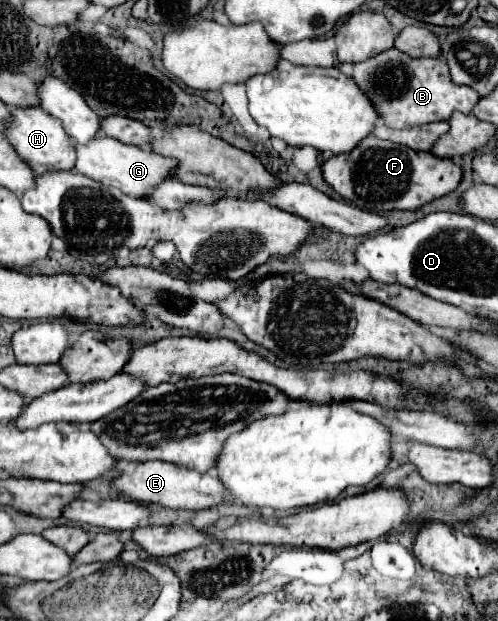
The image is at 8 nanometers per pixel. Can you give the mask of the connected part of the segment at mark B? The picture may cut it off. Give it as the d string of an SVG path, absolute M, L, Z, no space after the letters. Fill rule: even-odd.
M397 48L355 64L353 80L371 98L381 120L389 128L413 128L437 120L449 120L453 112L471 114L473 106L481 100L473 88L453 84L443 58L411 58Z

